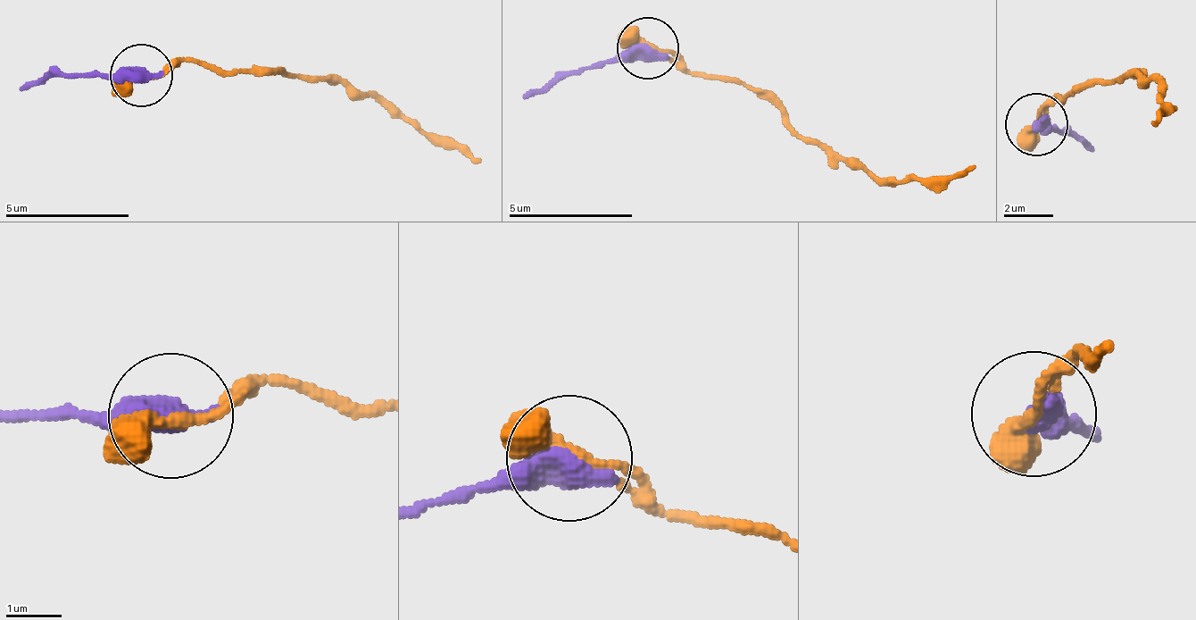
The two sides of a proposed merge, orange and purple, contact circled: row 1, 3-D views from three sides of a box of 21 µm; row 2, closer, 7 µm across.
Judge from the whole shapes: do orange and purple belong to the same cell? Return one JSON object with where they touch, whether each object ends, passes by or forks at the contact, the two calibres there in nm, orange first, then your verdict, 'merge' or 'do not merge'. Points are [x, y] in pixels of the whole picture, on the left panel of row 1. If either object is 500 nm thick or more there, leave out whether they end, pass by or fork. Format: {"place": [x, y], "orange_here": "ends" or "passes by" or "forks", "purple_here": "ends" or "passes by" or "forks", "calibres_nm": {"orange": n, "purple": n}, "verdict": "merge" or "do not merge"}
{"place": [141, 75], "calibres_nm": {"orange": 320, "purple": 600}, "verdict": "merge"}

